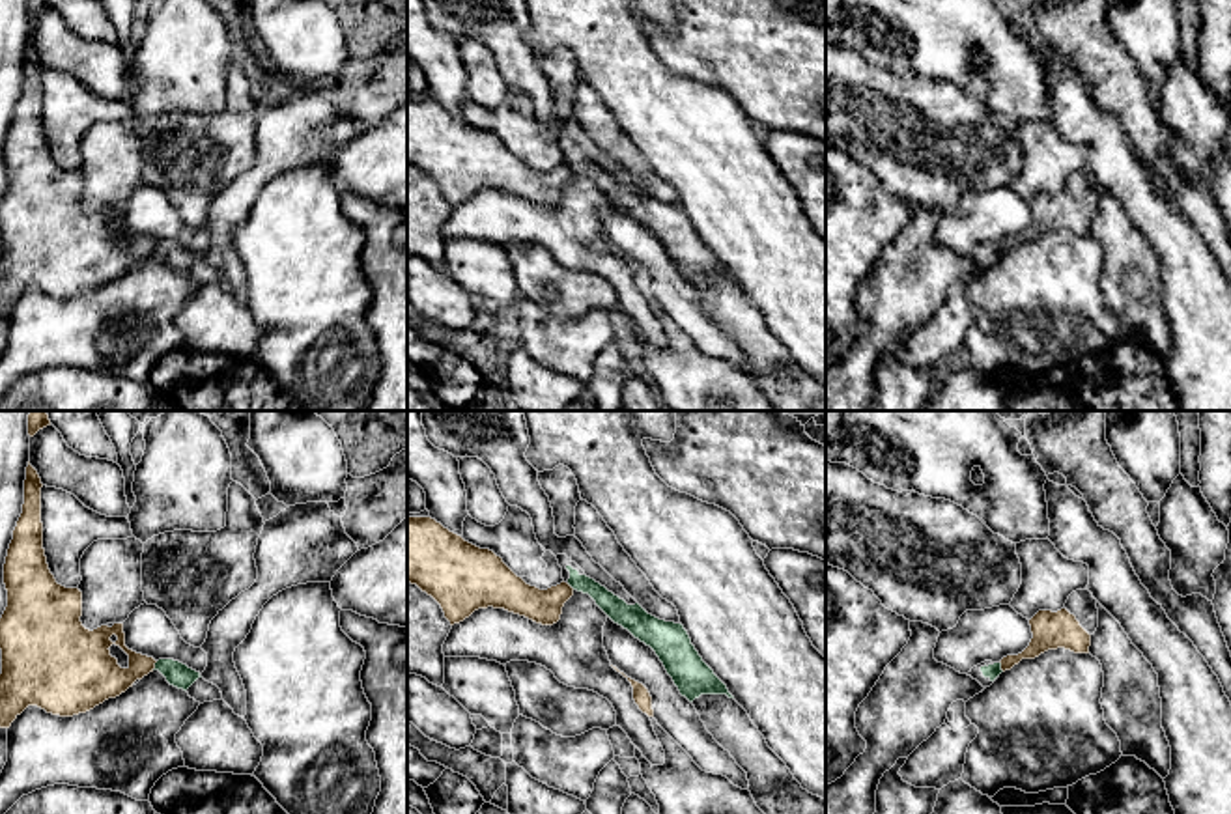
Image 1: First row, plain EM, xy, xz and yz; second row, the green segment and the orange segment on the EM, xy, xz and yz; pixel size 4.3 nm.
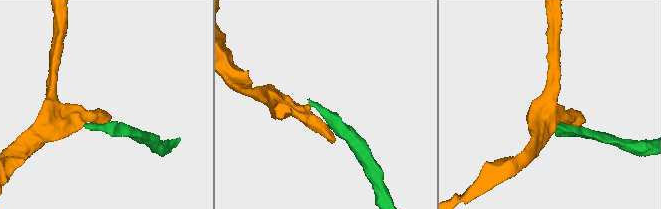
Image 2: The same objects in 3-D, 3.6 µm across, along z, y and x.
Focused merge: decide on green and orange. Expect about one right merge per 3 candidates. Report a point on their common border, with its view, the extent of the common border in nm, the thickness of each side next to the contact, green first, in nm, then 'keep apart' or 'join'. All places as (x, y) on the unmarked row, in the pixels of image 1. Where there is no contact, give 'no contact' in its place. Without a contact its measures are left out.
contact yz (1000, 249); length 50 nm; calibres 60 and 130 nm; keep apart

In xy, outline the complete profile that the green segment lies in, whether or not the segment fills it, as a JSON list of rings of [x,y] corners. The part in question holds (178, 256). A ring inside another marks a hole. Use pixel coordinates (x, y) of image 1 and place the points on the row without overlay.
[[[159,241],[153,252],[159,252],[170,267],[183,273],[187,273],[198,260],[202,260],[200,254],[174,241]]]

